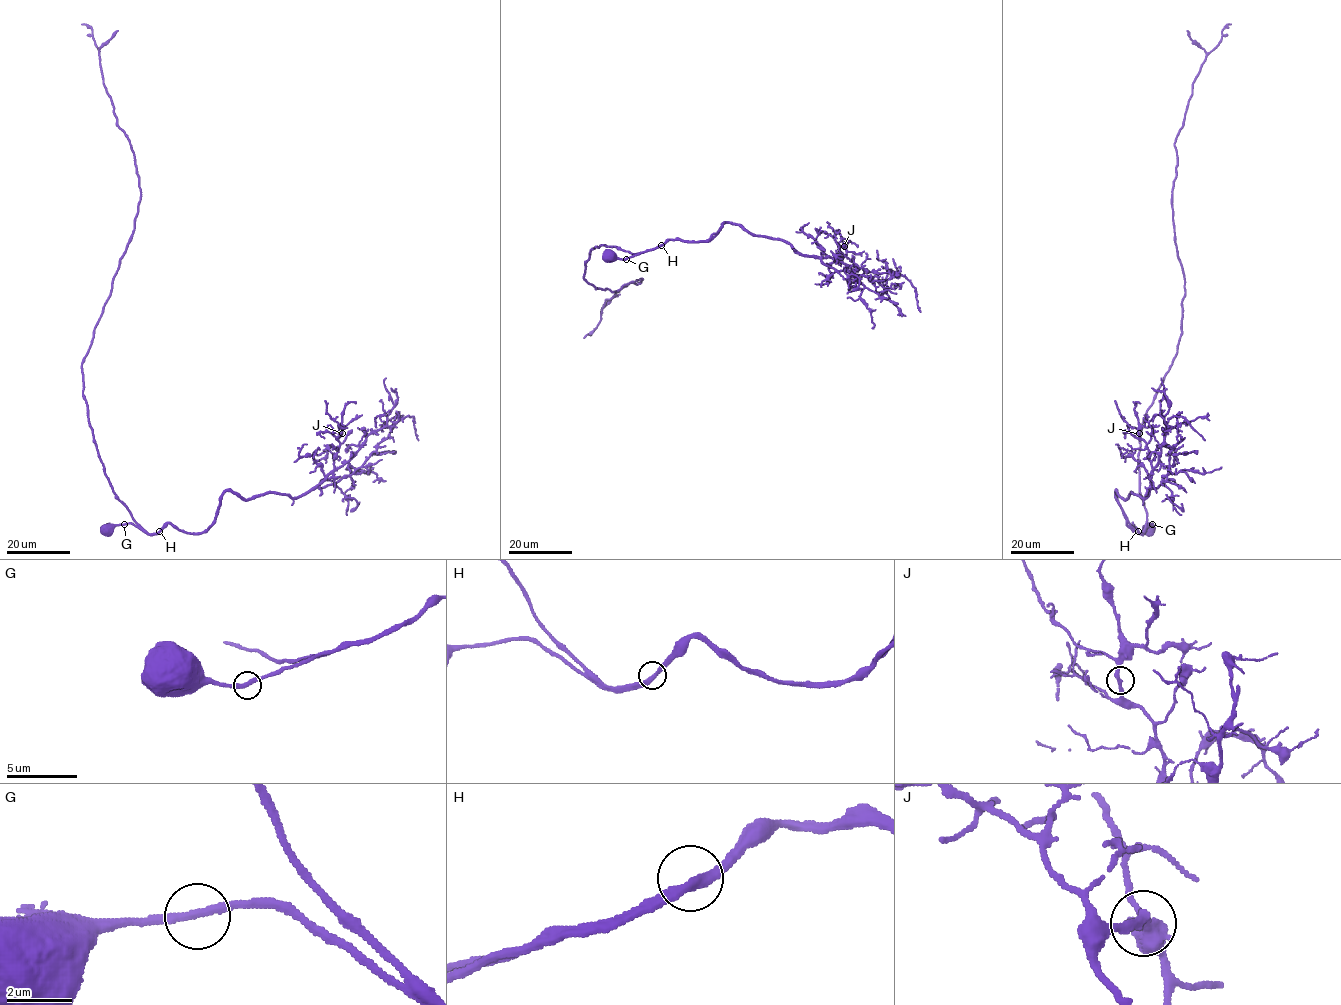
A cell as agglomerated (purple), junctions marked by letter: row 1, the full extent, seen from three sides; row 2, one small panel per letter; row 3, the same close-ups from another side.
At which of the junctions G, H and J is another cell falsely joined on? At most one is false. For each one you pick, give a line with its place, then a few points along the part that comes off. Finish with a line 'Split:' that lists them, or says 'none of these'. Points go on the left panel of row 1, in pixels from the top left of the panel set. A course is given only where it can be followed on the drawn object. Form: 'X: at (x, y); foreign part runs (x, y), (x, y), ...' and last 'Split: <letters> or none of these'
Split: none of these

